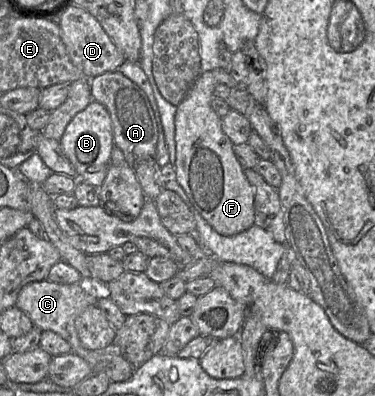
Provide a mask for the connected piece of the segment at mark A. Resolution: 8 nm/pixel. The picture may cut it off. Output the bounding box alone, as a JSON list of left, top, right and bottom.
[88,72,158,164]

